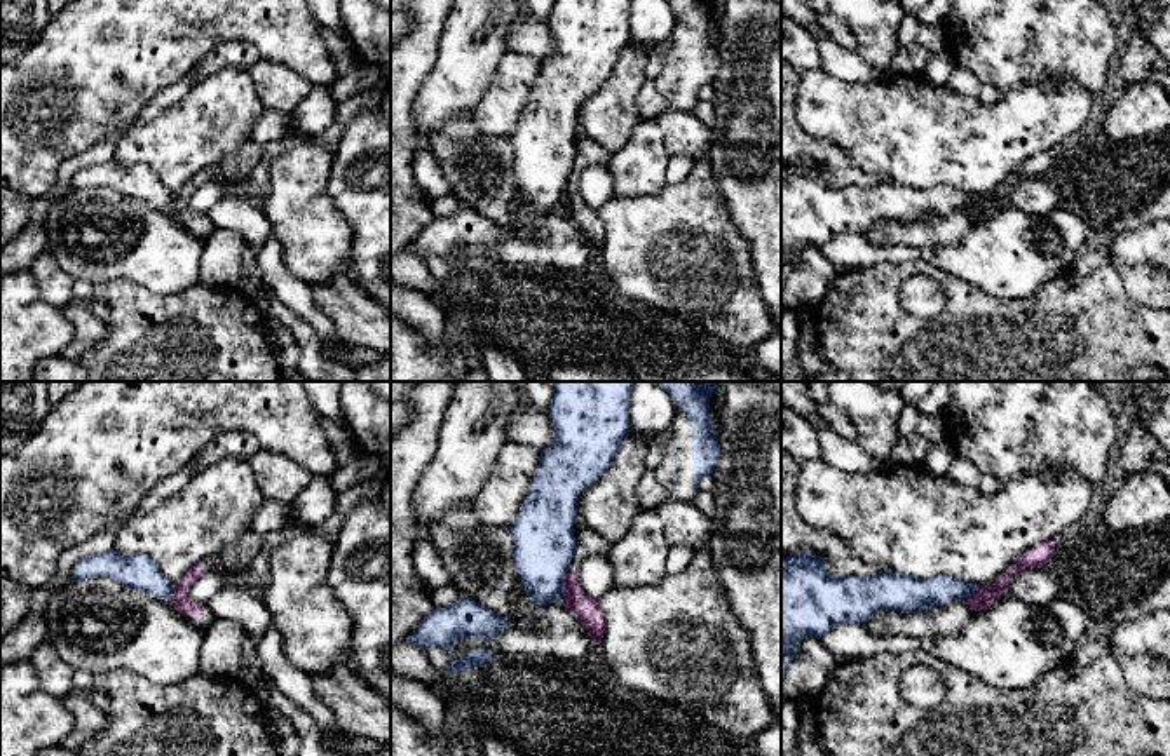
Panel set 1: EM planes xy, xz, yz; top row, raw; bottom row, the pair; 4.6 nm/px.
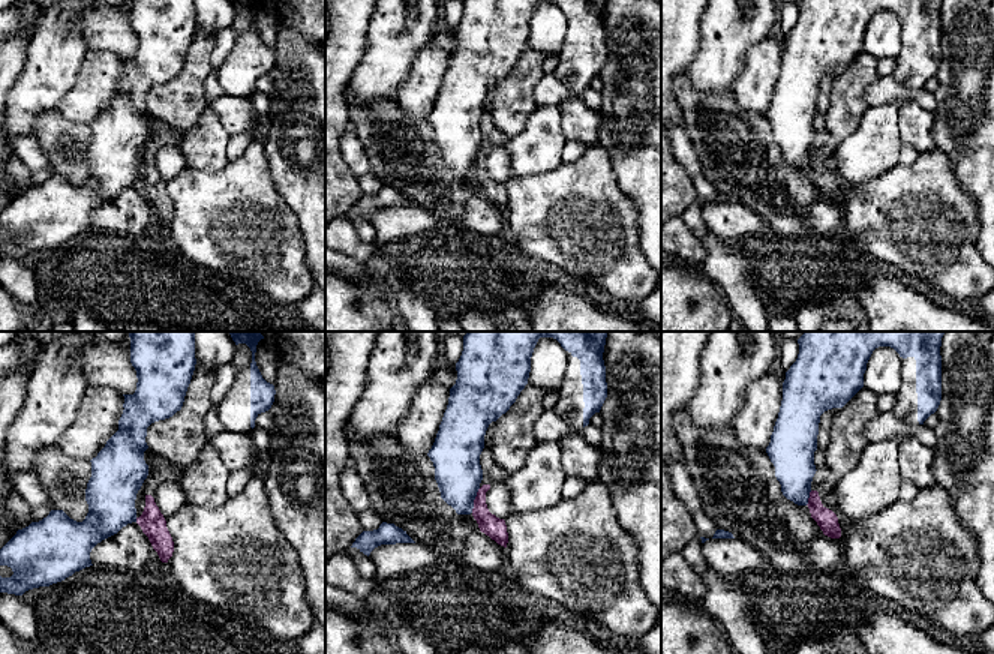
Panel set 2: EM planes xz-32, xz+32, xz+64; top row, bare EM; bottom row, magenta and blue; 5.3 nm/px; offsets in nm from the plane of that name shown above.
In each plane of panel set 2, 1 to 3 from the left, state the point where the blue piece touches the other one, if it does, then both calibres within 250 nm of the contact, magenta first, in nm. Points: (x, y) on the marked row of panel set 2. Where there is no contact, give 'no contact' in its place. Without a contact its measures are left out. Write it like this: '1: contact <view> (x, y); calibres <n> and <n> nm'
1: contact xz-32 (137, 519); calibres 140 and 280 nm
2: contact xz+32 (474, 500); calibres 120 and 260 nm
3: contact xz+64 (808, 498); calibres 110 and 220 nm

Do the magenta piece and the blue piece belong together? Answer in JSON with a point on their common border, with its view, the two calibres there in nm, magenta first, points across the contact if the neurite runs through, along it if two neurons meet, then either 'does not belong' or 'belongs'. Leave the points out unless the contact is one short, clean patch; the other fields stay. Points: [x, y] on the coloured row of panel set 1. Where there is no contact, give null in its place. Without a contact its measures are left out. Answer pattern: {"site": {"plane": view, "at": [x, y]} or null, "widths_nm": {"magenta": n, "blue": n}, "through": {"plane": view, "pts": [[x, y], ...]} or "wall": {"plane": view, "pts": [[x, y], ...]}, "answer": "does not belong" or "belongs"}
{"site": {"plane": "xz", "at": [565, 587]}, "widths_nm": {"magenta": 120, "blue": 280}, "wall": {"plane": "xz", "pts": [[567, 573], [560, 600]]}, "answer": "does not belong"}

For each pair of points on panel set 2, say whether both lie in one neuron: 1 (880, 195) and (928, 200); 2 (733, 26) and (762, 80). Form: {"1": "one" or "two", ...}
{"1": "one", "2": "two"}

